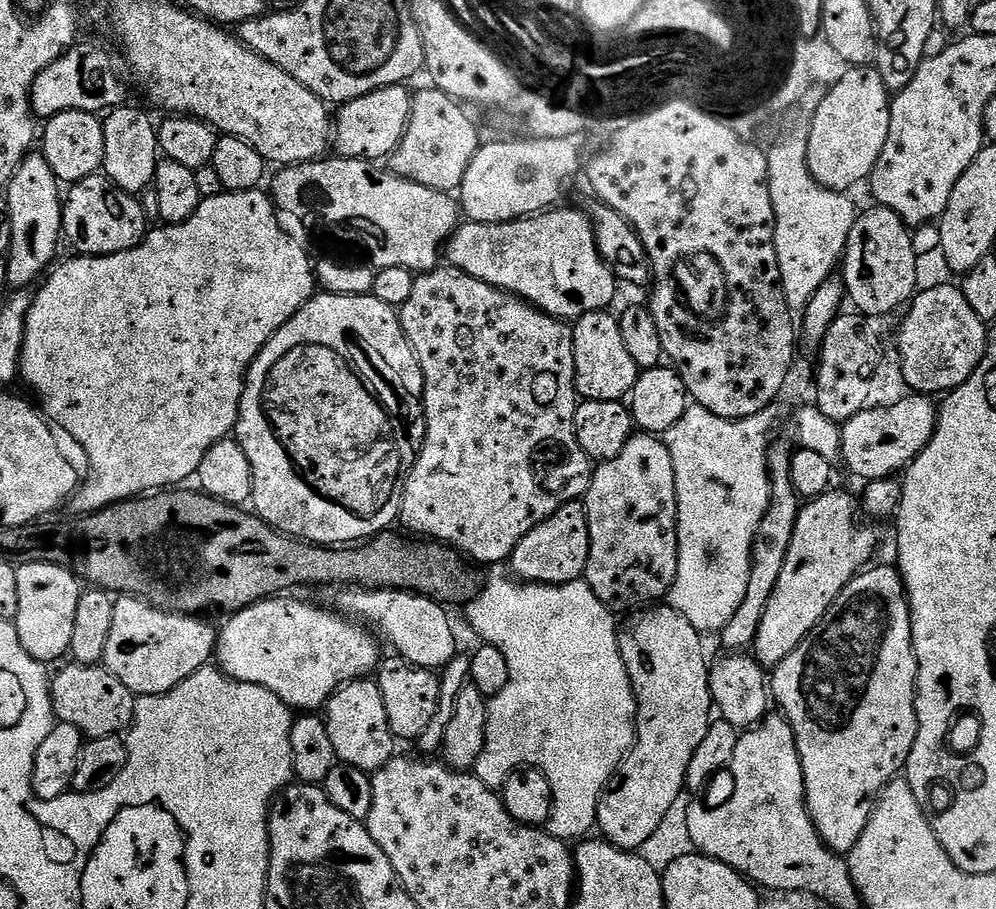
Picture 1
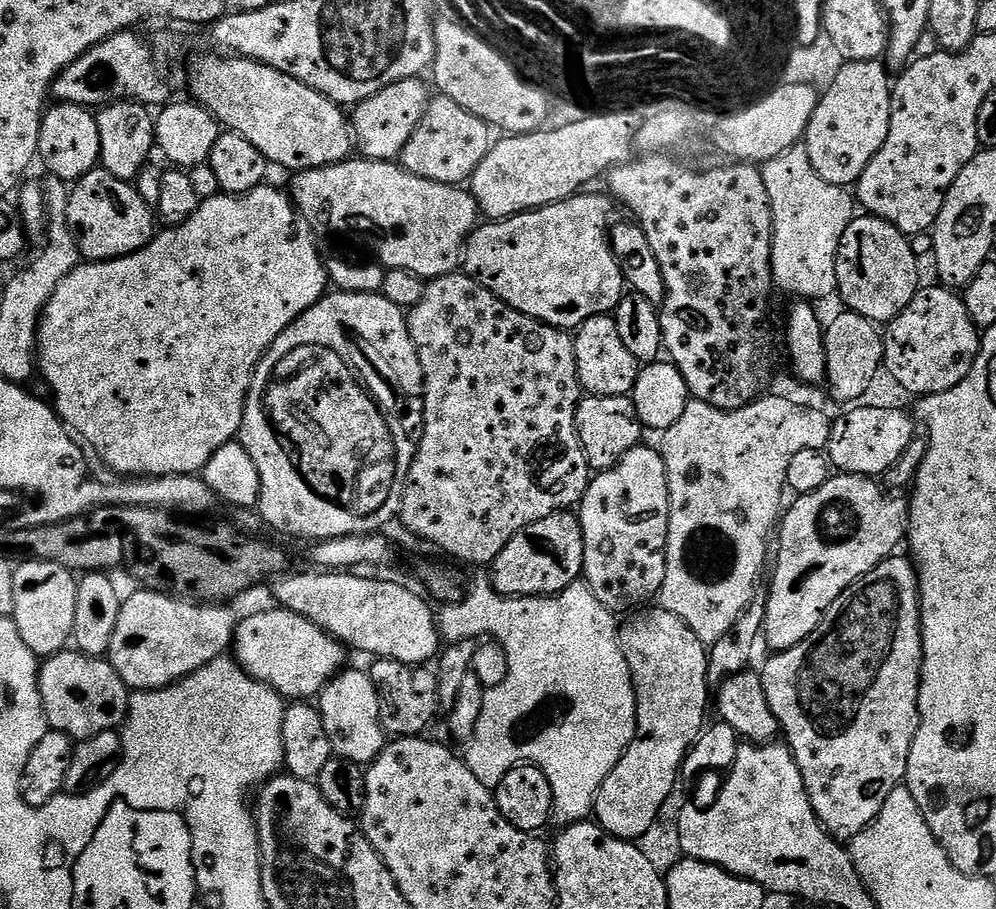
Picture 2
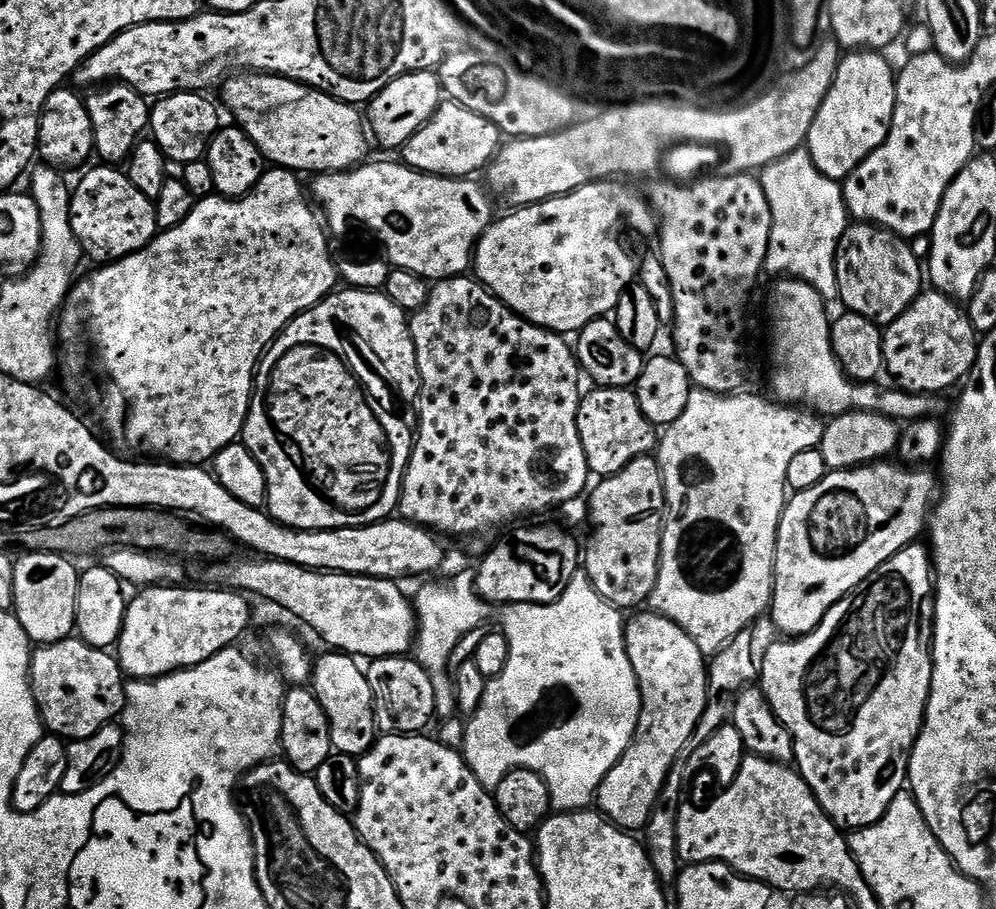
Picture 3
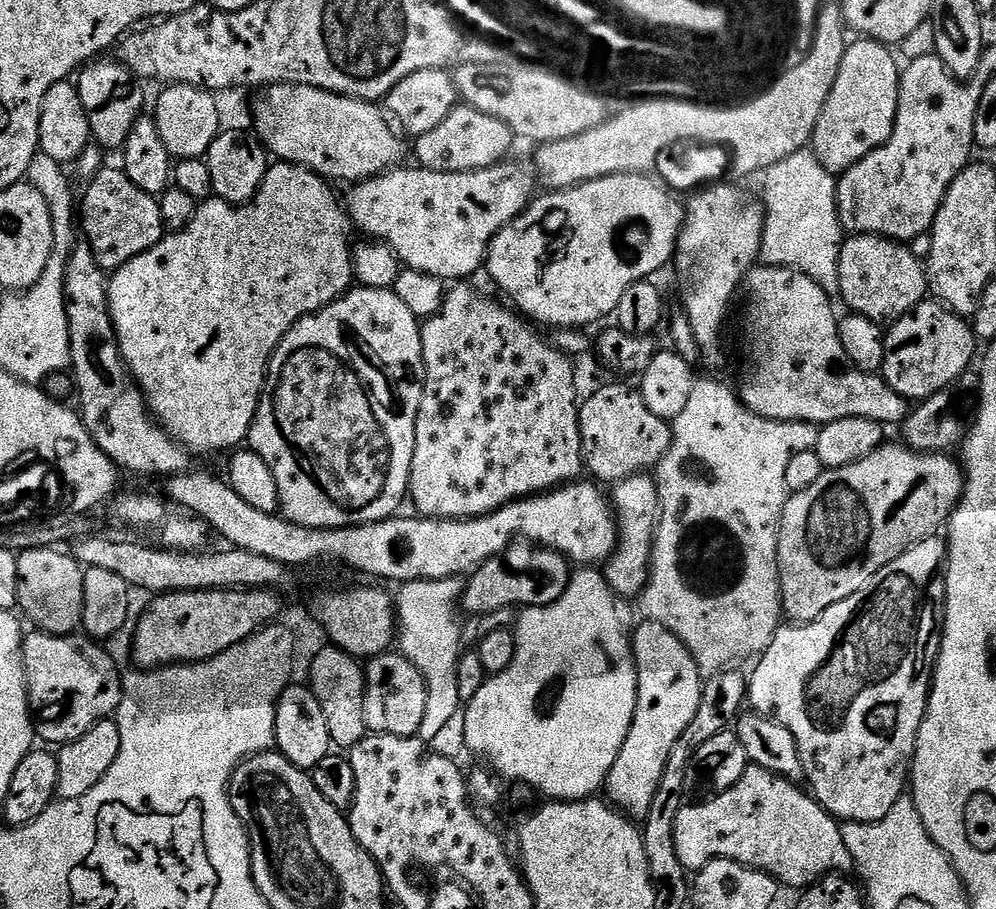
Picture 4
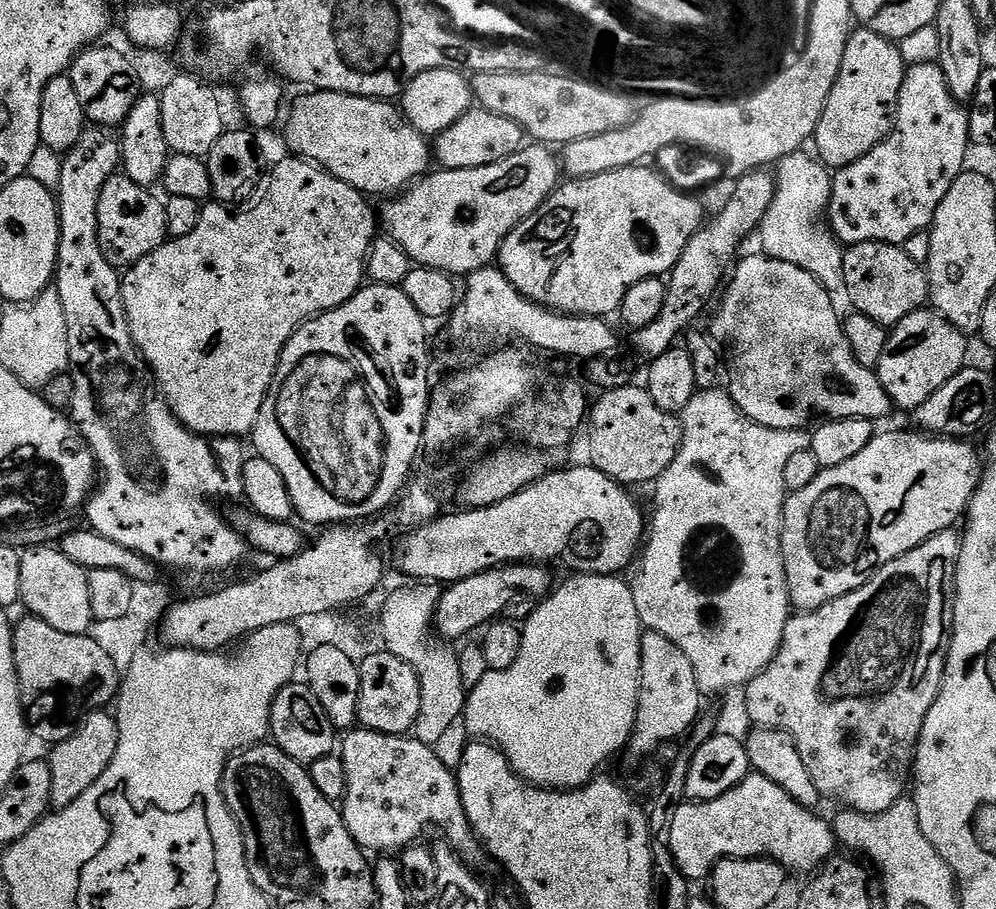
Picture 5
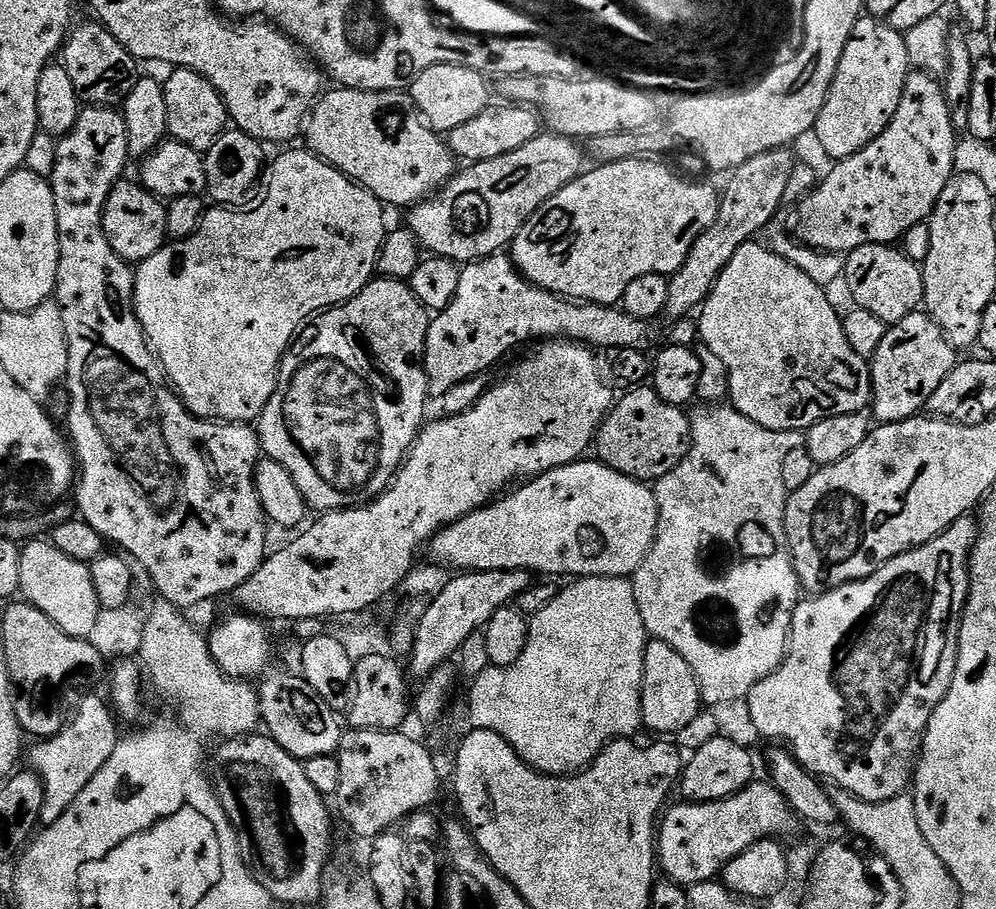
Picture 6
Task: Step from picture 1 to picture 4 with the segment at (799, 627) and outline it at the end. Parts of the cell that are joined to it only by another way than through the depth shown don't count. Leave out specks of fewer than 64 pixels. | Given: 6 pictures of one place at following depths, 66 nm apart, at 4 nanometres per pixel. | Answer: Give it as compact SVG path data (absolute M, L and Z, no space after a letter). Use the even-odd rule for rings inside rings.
M884 442L869 456L841 468L824 471L822 478L801 492L785 499L780 519L778 566L780 567L780 602L789 621L817 620L834 602L858 594L882 566L894 562L910 546L928 536L937 535L947 525L964 492L964 474L948 454L912 452L903 443Z

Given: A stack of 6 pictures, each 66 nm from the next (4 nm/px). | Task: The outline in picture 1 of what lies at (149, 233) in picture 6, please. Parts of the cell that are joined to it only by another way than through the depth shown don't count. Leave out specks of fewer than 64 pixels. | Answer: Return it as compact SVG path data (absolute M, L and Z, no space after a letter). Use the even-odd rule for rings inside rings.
M97 174L67 189L62 200L62 236L82 256L109 256L135 248L149 231L148 216L137 197L124 192L107 176Z

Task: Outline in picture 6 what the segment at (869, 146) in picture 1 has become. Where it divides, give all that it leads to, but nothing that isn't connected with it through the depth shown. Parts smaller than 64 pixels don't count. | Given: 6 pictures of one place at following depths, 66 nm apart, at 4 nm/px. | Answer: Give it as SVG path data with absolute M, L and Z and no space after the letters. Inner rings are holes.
M865 15L850 34L850 42L846 42L846 50L842 50L842 62L838 62L838 70L834 74L834 82L828 91L826 102L816 119L814 137L820 148L833 161L844 160L847 156L858 154L870 142L874 142L890 126L894 118L894 110L898 110L898 102L902 102L902 90L906 86L906 78L910 71L904 33L894 30L883 20L875 16Z

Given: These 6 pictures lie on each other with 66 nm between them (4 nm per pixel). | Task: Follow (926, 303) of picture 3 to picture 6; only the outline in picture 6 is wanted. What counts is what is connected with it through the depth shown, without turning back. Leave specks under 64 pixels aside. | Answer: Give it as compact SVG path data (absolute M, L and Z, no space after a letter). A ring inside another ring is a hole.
M927 311L911 312L906 318L902 318L902 322L889 327L886 338L882 338L882 346L878 346L870 361L871 415L876 415L880 424L893 424L911 420L913 416L923 413L930 394L938 390L938 386L946 379L946 374L954 370L956 363L957 349L952 347Z

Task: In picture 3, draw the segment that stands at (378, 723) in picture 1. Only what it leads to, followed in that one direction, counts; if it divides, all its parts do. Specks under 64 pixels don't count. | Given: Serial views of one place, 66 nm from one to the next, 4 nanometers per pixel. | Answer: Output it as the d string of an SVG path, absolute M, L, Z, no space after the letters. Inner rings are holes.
M325 651L325 656L316 656L314 671L310 677L310 687L328 719L330 742L341 756L362 757L370 751L378 739L374 698L370 694L368 673L359 668L357 657L347 652Z

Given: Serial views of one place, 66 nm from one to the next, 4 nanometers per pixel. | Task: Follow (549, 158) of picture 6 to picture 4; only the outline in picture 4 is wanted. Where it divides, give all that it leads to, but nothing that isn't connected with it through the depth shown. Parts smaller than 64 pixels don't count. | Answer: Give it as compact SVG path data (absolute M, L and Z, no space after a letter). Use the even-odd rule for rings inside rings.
M501 162L493 168L473 172L435 172L419 166L400 166L382 176L357 183L348 200L346 196L346 208L351 213L351 223L355 227L357 224L368 235L365 237L393 248L403 267L434 274L445 282L464 282L469 279L467 276L485 267L492 239L511 220L522 215L537 195L538 177L535 171L529 165L527 168L524 164L508 163Z

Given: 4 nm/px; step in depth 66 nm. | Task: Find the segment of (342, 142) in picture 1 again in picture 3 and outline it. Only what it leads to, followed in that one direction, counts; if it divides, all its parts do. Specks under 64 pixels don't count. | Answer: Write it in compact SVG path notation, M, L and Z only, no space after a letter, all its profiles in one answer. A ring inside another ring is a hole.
M435 71L411 72L402 78L394 78L366 108L366 124L371 135L380 139L384 148L403 149L404 143L436 113L442 103L440 78Z

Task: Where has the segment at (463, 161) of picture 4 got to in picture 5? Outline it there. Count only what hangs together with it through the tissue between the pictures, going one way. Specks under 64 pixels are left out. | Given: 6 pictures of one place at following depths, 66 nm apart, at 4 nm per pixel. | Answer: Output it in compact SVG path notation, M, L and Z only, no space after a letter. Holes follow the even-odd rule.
M474 106L469 112L462 114L462 118L454 122L454 126L446 126L446 130L436 135L434 160L441 169L470 170L474 166L490 166L490 162L513 156L525 144L526 133L521 124L510 118L502 118L502 114L494 114L490 110Z

